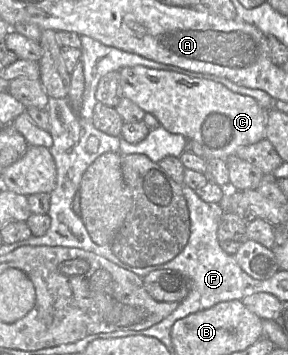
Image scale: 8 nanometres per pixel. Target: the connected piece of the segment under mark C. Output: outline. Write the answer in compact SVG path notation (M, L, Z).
M144 66L124 67L119 70L124 98L131 100L146 113L153 114L166 130L181 134L187 140L198 142L204 158L223 159L236 154L237 150L246 145L254 144L266 138L266 124L269 110L263 108L252 97L235 93L224 85L206 79L197 79L174 72L151 69Z

